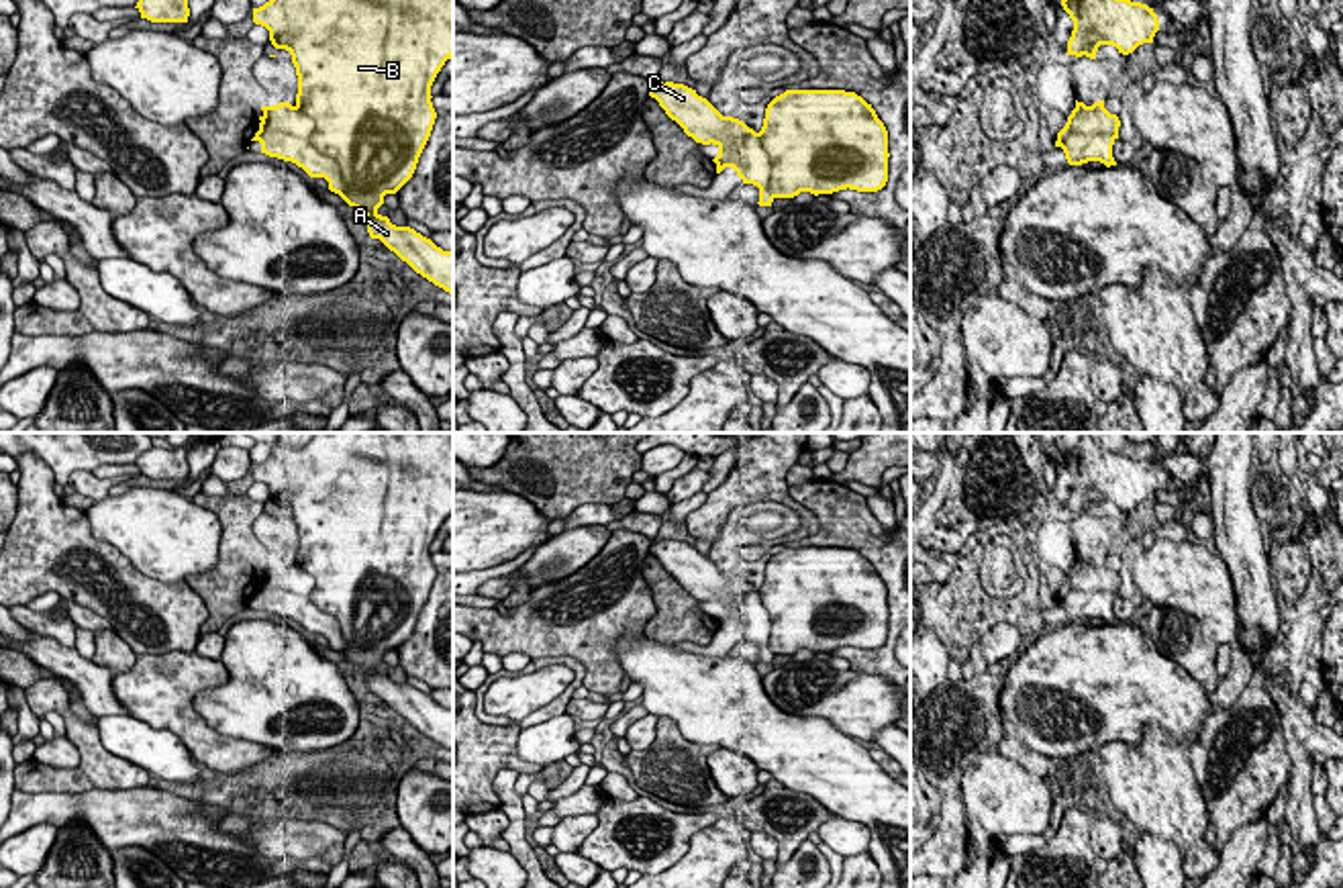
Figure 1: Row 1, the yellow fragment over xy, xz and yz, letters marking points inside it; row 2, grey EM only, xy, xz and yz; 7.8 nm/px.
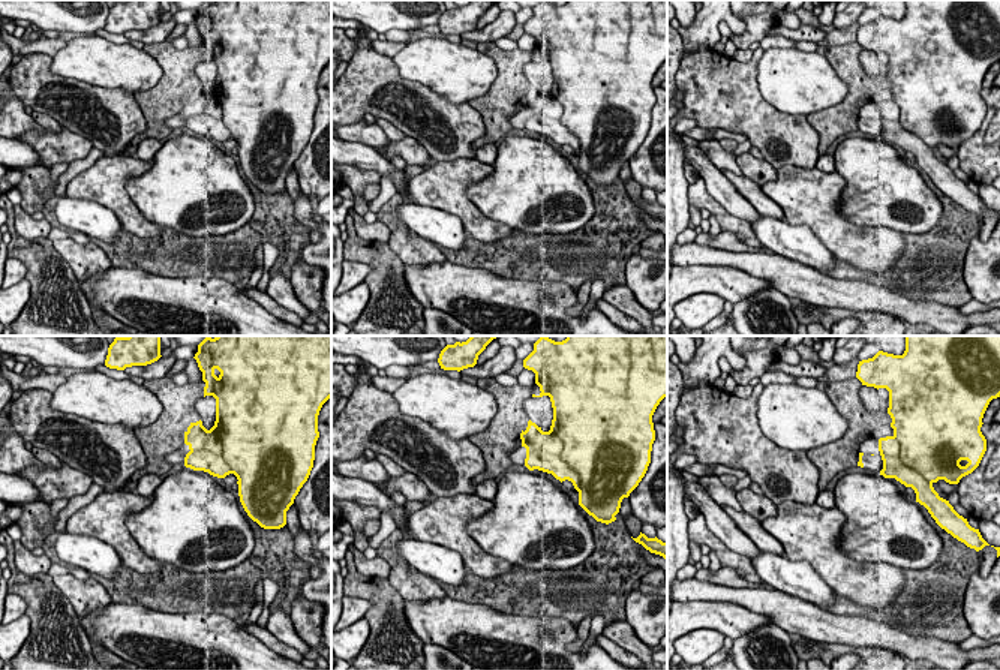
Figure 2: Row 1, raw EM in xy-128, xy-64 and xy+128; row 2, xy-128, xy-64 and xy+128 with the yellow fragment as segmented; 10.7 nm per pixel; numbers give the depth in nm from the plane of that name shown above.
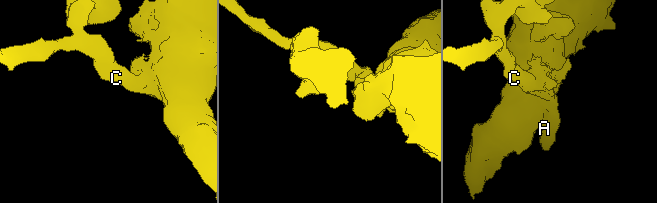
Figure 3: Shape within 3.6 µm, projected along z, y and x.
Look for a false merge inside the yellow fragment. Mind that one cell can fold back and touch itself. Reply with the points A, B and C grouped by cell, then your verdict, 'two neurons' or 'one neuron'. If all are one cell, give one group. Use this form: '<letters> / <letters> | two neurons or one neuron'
A C / B | two neurons

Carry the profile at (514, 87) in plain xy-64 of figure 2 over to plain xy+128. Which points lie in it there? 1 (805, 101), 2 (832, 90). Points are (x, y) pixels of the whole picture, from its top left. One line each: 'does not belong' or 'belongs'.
1: does not belong
2: does not belong

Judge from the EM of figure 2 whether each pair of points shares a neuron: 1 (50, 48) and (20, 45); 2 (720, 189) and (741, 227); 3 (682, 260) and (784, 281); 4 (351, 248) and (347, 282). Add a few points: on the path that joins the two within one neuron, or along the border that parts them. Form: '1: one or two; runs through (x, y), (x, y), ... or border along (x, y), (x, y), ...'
1: one; runs through (42, 47), (27, 47)
2: two; border along (709, 194), (729, 213), (750, 225)
3: one; runs through (708, 257), (759, 264)
4: two; border along (347, 258), (356, 263), (366, 263), (372, 272)

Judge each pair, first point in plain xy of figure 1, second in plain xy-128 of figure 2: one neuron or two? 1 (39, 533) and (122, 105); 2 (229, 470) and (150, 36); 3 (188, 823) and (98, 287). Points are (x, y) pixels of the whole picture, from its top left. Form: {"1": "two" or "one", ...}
{"1": "one", "2": "one", "3": "one"}

